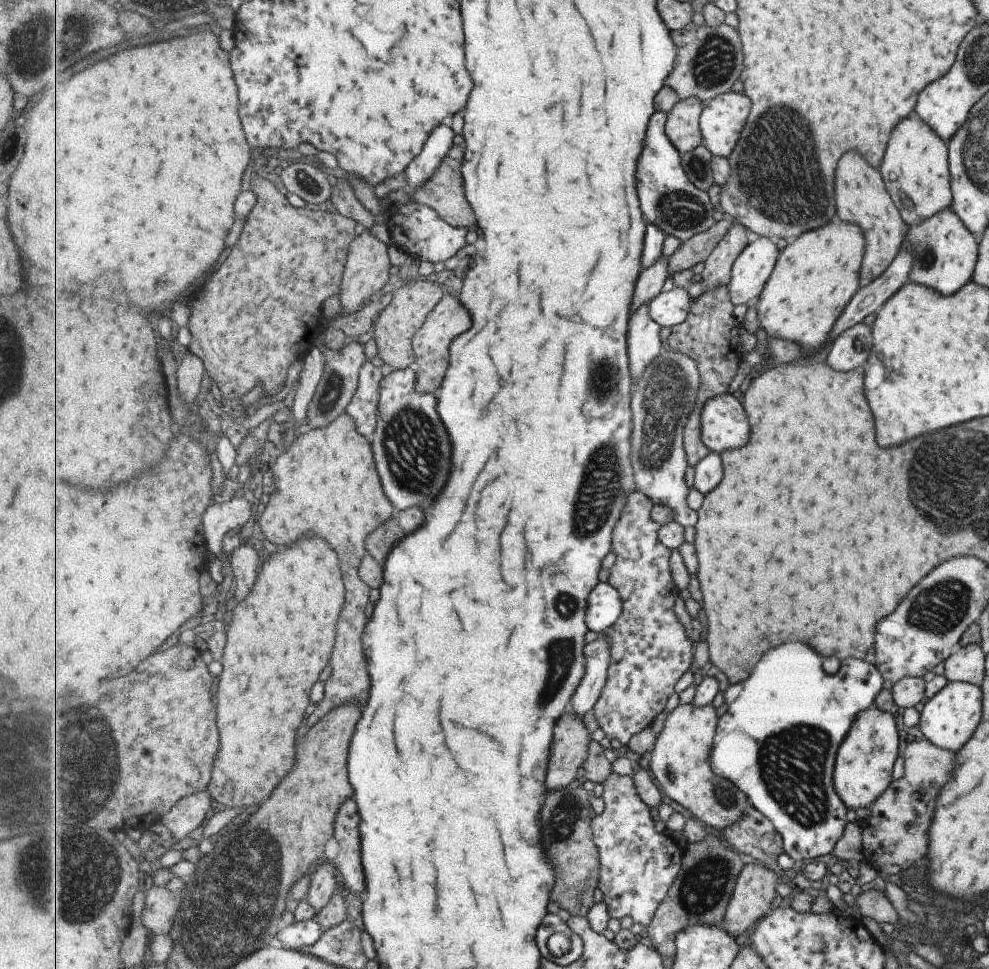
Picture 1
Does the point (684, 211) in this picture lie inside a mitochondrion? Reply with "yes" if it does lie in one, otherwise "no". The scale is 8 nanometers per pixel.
yes

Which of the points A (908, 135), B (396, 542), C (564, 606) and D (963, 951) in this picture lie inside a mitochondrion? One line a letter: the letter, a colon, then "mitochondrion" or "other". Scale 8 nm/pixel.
A: other
B: other
C: mitochondrion
D: mitochondrion

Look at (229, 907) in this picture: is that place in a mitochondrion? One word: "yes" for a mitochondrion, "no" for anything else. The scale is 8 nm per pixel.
yes

